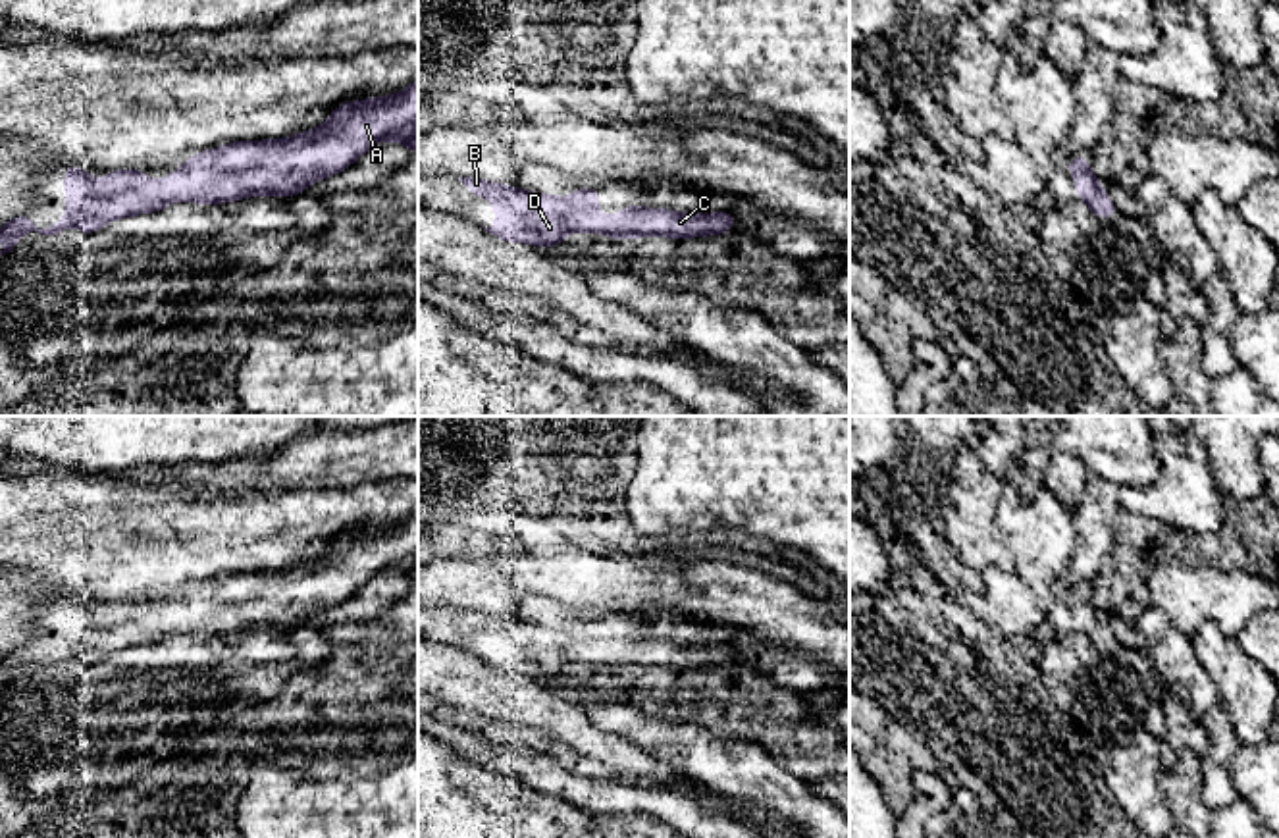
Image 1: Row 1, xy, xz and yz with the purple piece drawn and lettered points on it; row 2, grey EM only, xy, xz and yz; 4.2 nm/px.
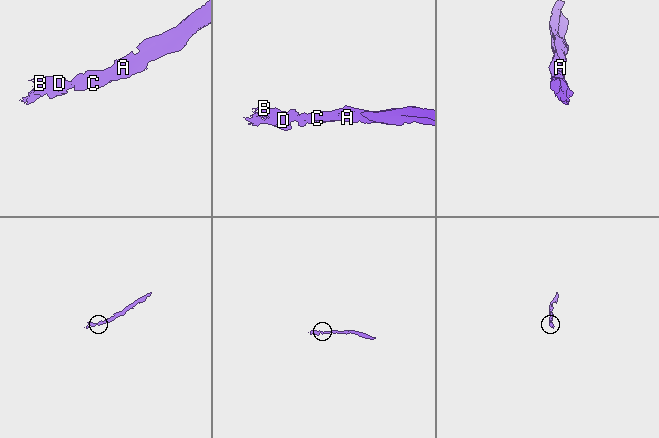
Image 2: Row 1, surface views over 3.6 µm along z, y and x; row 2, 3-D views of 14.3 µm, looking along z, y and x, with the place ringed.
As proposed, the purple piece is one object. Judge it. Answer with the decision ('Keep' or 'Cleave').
Keep

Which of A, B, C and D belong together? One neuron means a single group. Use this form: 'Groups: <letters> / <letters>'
Groups: A B C D

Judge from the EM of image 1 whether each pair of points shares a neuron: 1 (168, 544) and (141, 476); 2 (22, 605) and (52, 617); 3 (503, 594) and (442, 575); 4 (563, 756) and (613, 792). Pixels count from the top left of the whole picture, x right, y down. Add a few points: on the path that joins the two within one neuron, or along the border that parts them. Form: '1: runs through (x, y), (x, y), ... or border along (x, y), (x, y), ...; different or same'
1: border along (116, 476), (130, 486), (153, 484), (189, 494); different
2: border along (54, 600), (39, 611), (35, 634), (27, 644); different
3: runs through (488, 592), (480, 586), (457, 584); same
4: border along (551, 756), (576, 775), (617, 777), (636, 785); different

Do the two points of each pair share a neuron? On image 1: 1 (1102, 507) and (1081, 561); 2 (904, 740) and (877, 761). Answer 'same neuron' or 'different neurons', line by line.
1: same neuron
2: different neurons

